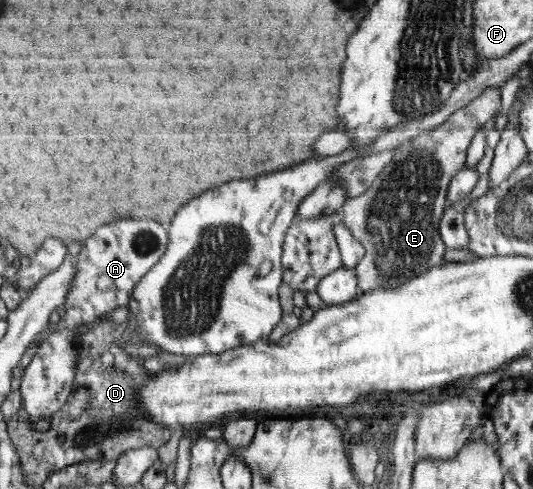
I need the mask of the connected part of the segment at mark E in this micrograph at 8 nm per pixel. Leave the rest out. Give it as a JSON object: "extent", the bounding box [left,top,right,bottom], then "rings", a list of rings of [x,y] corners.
{"extent":[342,86,500,293],"rings":[[[500,86],[487,88],[478,98],[475,98],[465,108],[458,110],[453,116],[438,128],[423,132],[415,139],[404,143],[396,150],[391,163],[384,173],[372,184],[365,194],[348,199],[342,206],[343,222],[353,235],[361,240],[366,248],[366,255],[357,266],[360,293],[376,289],[398,288],[410,279],[416,278],[434,266],[442,265],[446,244],[440,232],[442,217],[445,215],[449,202],[448,192],[454,177],[466,166],[470,146],[500,108]]]}

